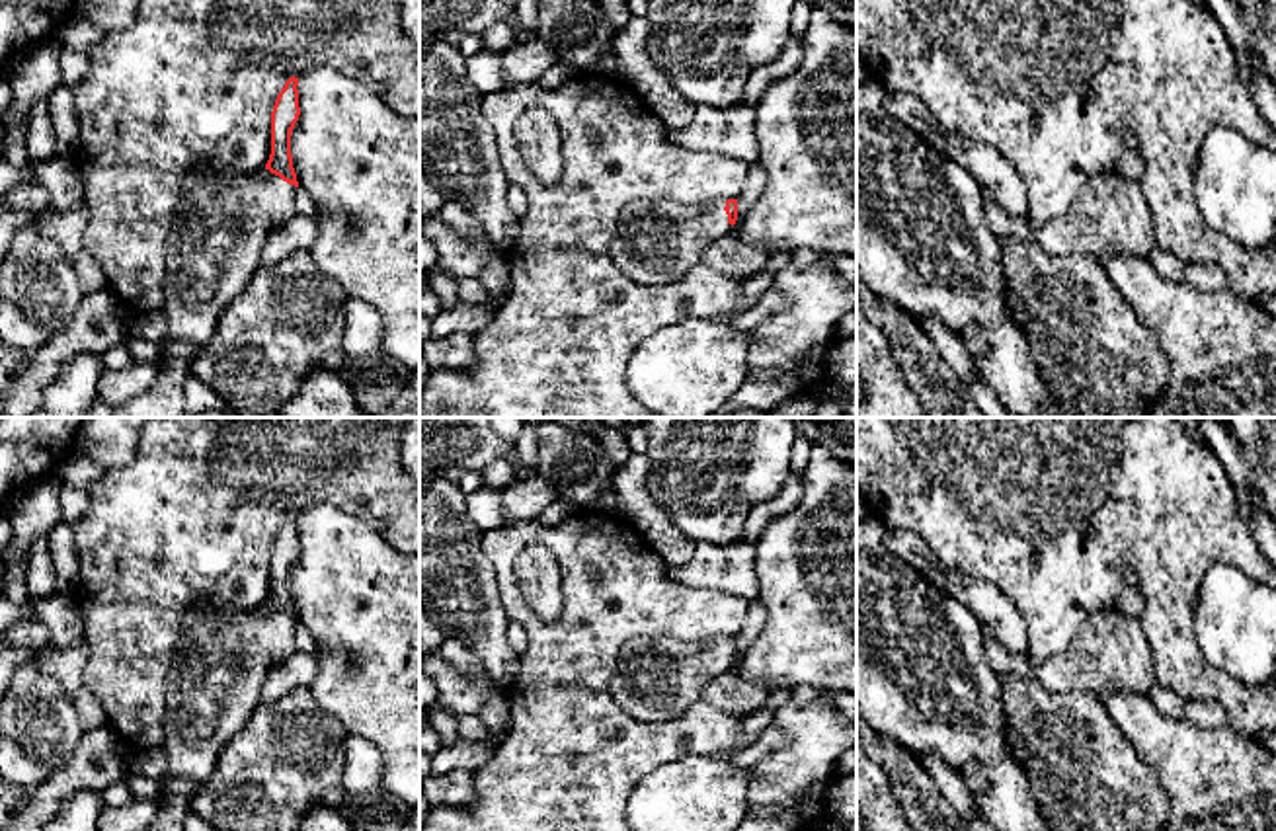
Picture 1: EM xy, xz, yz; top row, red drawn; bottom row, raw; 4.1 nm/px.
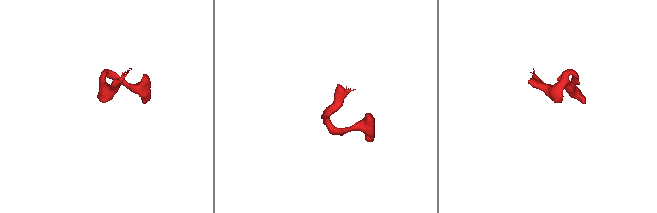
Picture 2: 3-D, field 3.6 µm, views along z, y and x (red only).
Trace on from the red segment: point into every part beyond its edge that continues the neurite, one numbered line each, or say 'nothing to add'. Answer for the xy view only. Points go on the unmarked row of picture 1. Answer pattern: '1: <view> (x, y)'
1: xy (223, 654)

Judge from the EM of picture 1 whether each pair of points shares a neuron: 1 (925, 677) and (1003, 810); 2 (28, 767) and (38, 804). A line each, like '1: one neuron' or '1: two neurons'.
1: one neuron
2: two neurons

